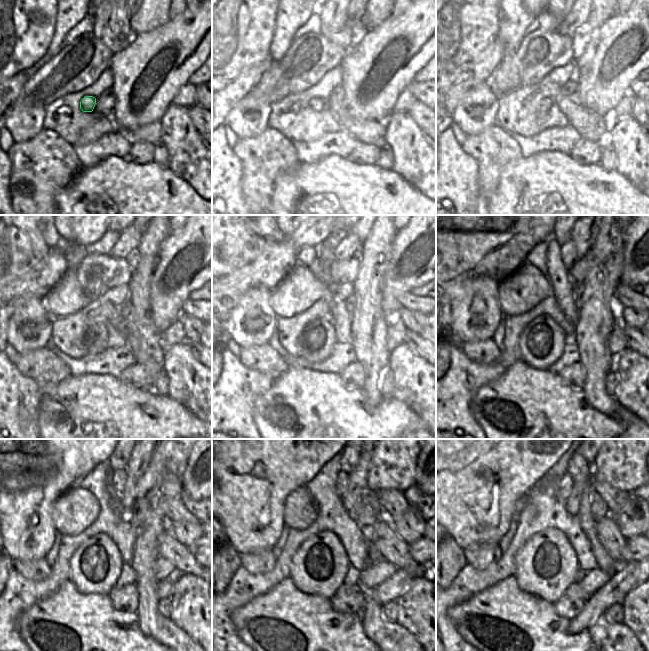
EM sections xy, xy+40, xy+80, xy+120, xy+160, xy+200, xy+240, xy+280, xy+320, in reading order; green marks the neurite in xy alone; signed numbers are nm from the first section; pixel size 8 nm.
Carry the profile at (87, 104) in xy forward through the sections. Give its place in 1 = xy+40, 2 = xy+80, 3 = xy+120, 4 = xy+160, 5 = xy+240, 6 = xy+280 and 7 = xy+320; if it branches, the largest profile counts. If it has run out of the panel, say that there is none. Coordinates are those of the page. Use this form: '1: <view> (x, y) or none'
1: xy+40 (317, 104)
2: xy+80 (546, 103)
3: xy+120 (95, 337)
4: xy+160 (317, 339)
5: xy+240 (95, 566)
6: xy+280 (319, 566)
7: xy+320 (546, 565)

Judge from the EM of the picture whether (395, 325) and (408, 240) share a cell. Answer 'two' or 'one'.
two

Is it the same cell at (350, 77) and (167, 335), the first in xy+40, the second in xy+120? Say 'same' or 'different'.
different

